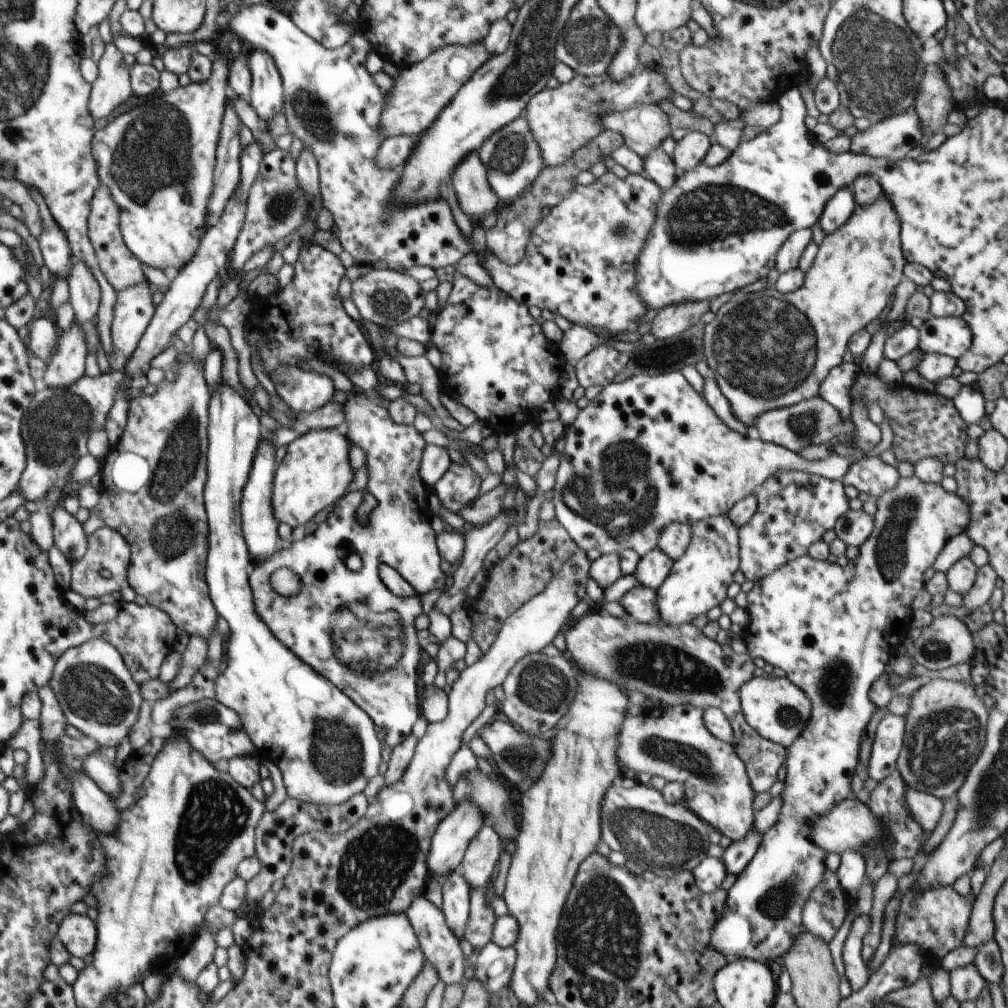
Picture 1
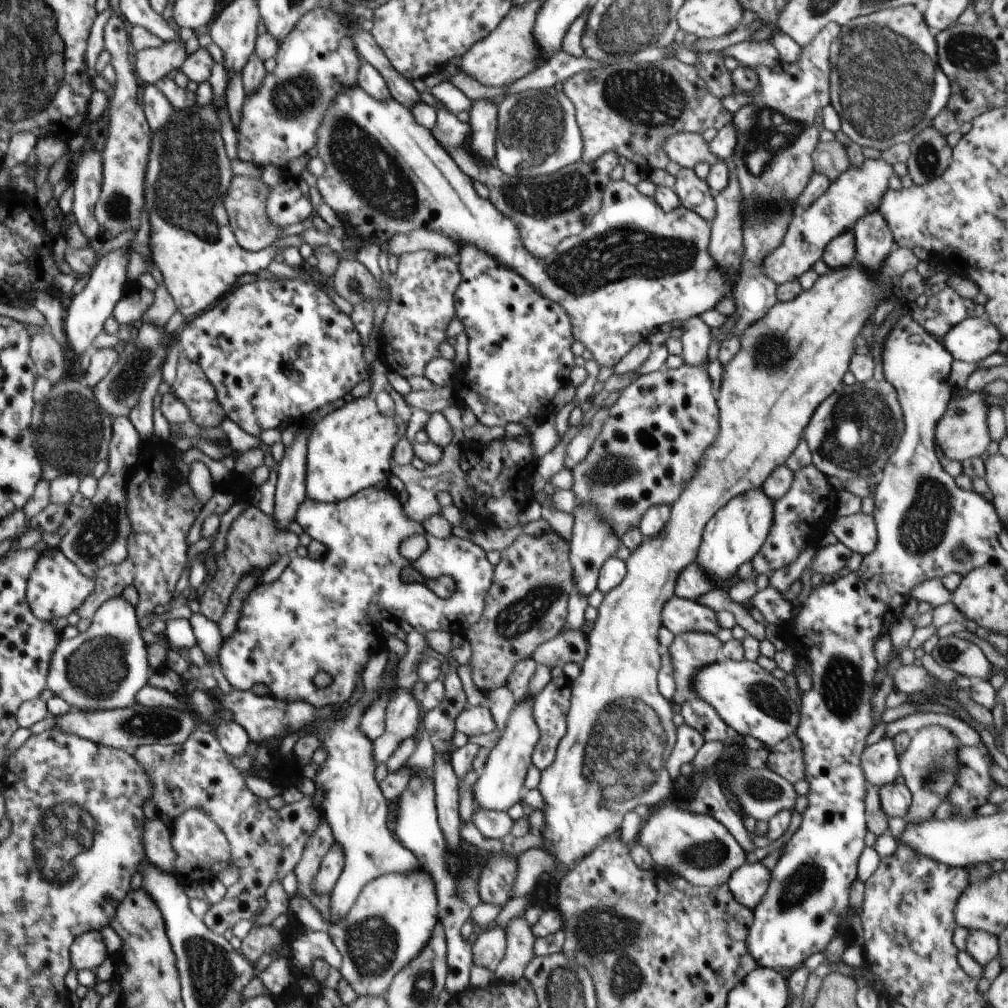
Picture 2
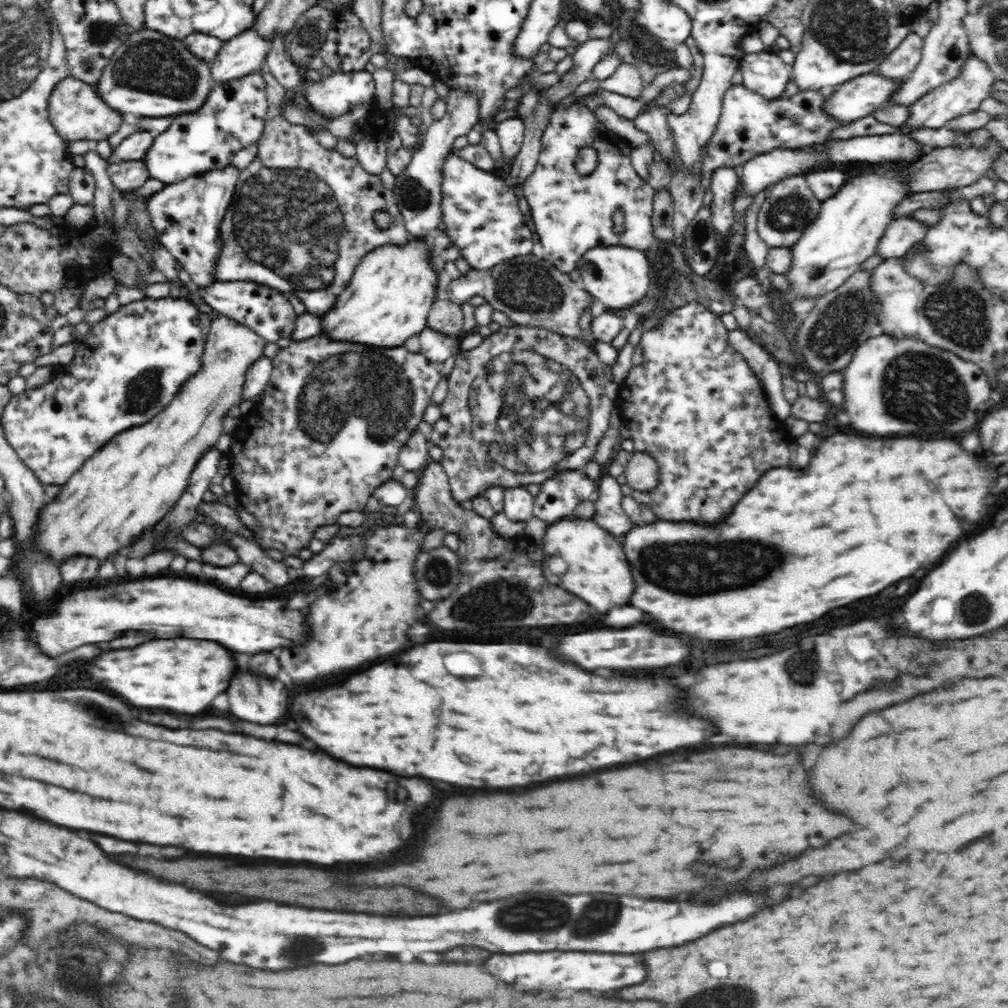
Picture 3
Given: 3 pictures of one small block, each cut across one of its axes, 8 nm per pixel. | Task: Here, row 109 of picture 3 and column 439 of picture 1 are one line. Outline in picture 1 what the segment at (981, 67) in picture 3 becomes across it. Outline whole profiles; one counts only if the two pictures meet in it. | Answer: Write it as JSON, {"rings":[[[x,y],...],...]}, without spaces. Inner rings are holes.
{"rings":[[[425,895],[416,897],[408,910],[405,912],[416,932],[418,944],[422,948],[426,963],[430,962],[432,966],[436,966],[436,972],[440,976],[440,980],[446,985],[458,984],[464,976],[465,961],[462,948],[460,947],[460,940],[454,936],[441,907],[432,904]]]}

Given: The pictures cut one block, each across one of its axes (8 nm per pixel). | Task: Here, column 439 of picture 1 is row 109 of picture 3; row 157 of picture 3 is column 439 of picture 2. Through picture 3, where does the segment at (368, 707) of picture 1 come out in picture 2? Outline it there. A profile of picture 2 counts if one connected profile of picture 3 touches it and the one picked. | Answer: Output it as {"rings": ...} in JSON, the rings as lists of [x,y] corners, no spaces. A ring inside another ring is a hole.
{"rings":[[[375,487],[361,490],[340,502],[324,503],[306,499],[298,506],[296,522],[308,536],[324,544],[325,555],[311,561],[308,557],[294,554],[277,580],[268,584],[260,583],[248,594],[240,610],[236,632],[230,640],[222,641],[219,652],[222,674],[234,689],[247,691],[256,684],[264,684],[276,700],[304,700],[317,709],[328,704],[342,706],[362,682],[362,671],[377,652],[376,636],[382,634],[382,620],[408,623],[422,636],[432,631],[466,634],[470,626],[480,622],[495,567],[488,562],[485,550],[453,534],[442,539],[428,534],[421,522],[404,514],[402,506],[393,490],[378,490]],[[414,534],[424,536],[427,547],[420,558],[406,560],[400,554],[400,544]],[[405,567],[411,567],[427,579],[451,576],[456,583],[456,591],[448,599],[441,599],[425,583],[403,582],[401,570]],[[318,672],[326,672],[332,678],[332,684],[326,688],[316,688],[312,679]]]}

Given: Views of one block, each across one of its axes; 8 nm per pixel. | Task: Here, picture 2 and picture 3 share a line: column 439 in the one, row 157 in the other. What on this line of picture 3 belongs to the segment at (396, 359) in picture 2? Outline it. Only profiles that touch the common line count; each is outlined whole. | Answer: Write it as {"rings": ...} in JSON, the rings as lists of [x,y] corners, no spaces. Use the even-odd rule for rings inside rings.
{"rings":[[[261,73],[266,83],[268,116],[263,134],[256,144],[254,162],[239,171],[231,203],[221,220],[219,236],[223,247],[213,274],[218,281],[257,282],[283,294],[293,293],[306,306],[306,312],[322,316],[334,306],[338,295],[348,286],[358,262],[366,253],[386,243],[403,245],[410,235],[393,189],[386,188],[380,175],[364,170],[357,157],[344,157],[337,148],[326,149],[316,142],[310,128],[285,119],[280,100],[288,91],[272,73]],[[377,210],[392,215],[392,226],[388,230],[378,228],[374,222],[373,214]]]}

